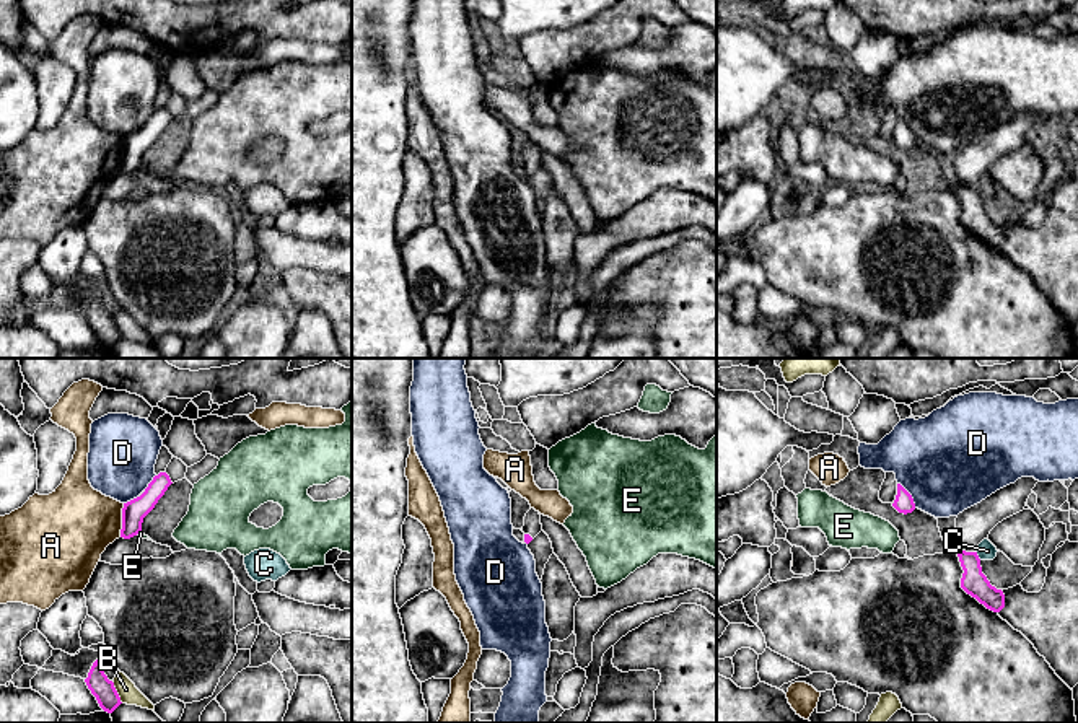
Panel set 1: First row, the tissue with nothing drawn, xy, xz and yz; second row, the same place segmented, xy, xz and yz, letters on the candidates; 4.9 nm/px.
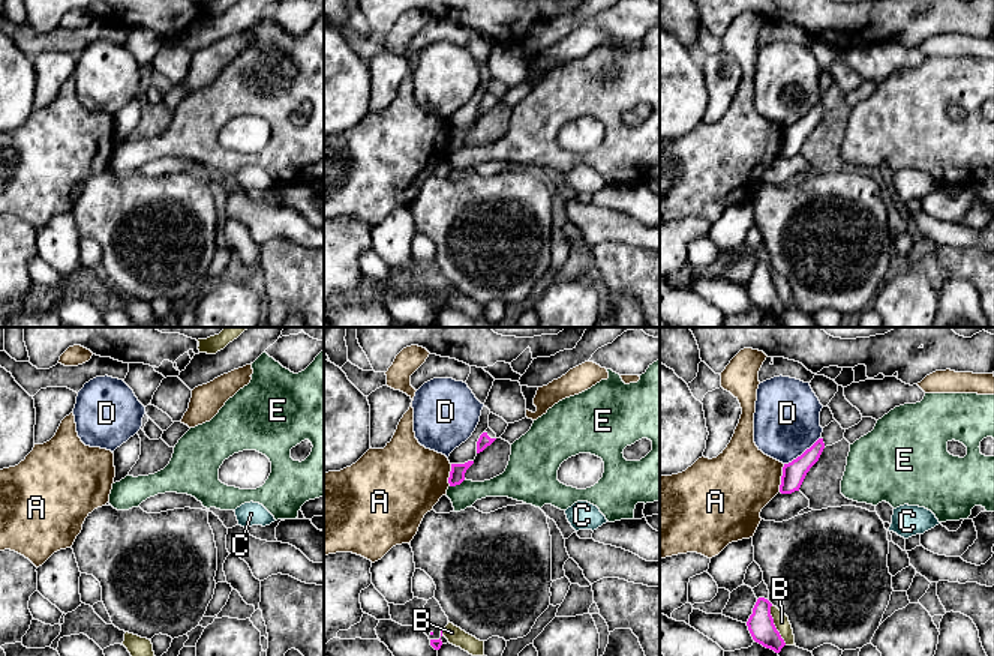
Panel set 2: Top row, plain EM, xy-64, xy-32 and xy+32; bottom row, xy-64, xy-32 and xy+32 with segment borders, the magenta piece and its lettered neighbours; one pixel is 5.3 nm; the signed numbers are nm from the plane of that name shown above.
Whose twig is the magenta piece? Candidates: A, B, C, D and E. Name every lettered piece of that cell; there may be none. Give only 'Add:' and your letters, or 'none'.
Add: none

